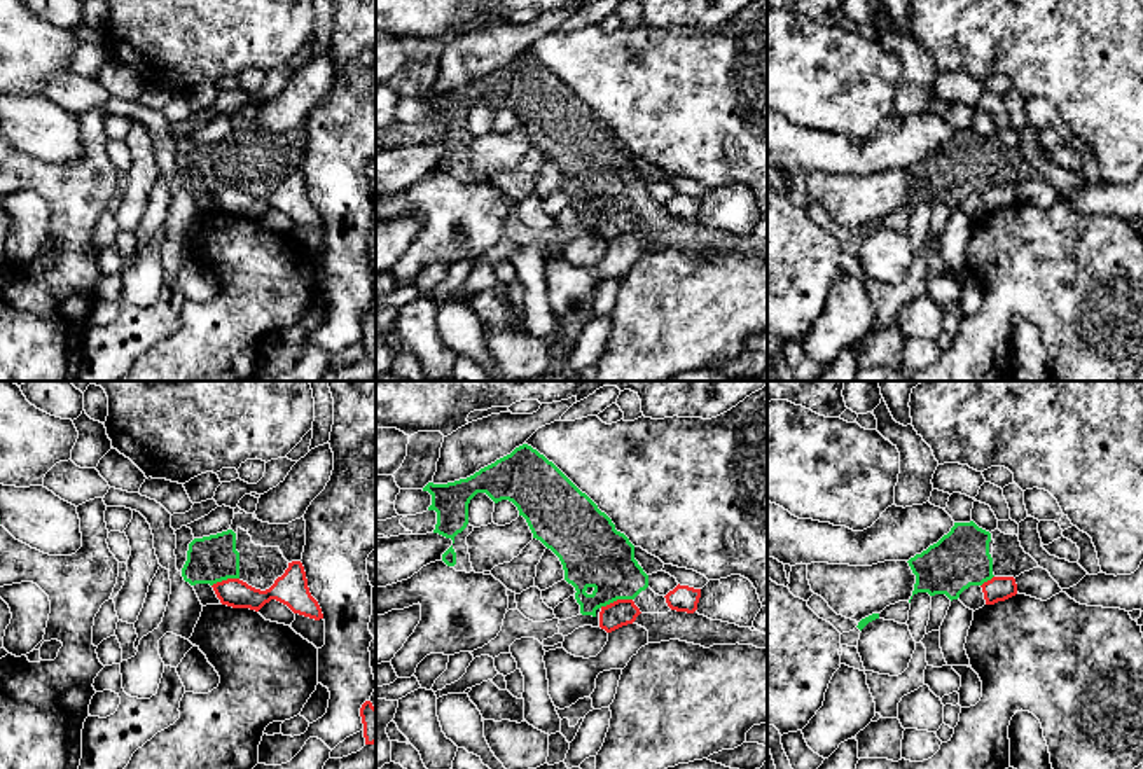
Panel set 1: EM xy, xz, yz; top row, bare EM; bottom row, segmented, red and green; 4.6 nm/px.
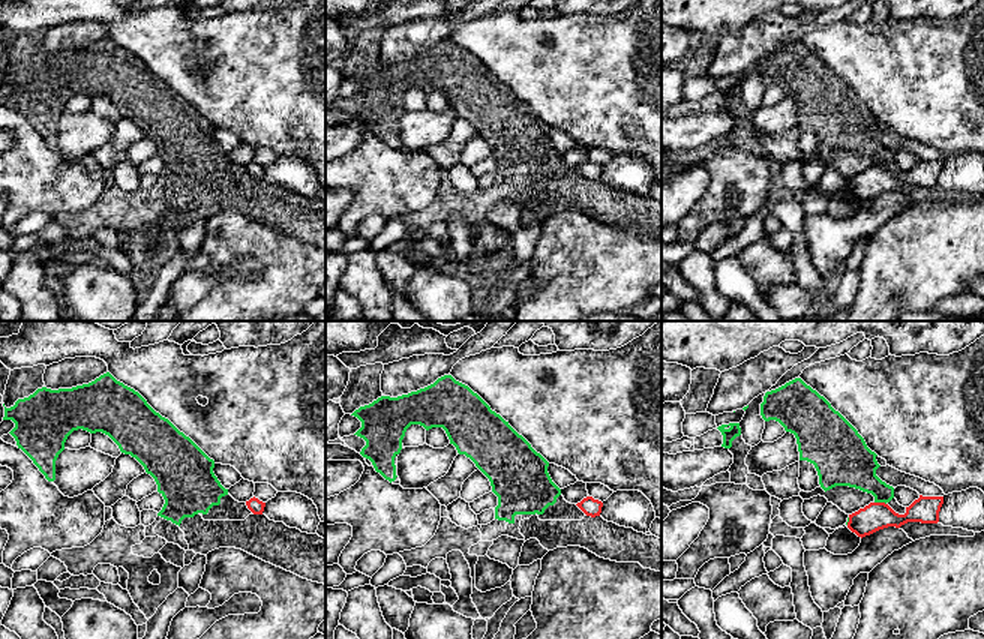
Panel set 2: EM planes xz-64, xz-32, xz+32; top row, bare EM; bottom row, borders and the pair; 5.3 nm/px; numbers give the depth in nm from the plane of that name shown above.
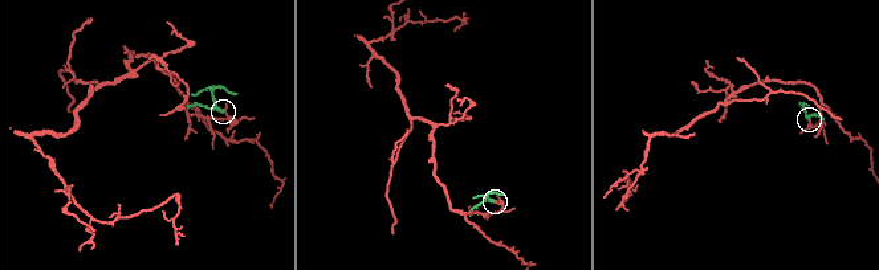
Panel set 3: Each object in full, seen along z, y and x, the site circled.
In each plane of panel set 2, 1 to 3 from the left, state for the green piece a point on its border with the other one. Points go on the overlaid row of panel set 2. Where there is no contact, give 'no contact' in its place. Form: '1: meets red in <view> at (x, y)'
1: no contact
2: no contact
3: meets red in xz+32 at (881, 503)

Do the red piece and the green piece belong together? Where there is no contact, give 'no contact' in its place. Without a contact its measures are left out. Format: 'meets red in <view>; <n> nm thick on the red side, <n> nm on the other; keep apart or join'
meets red in xz; 120 nm thick on the red side, 300 nm on the other; keep apart

